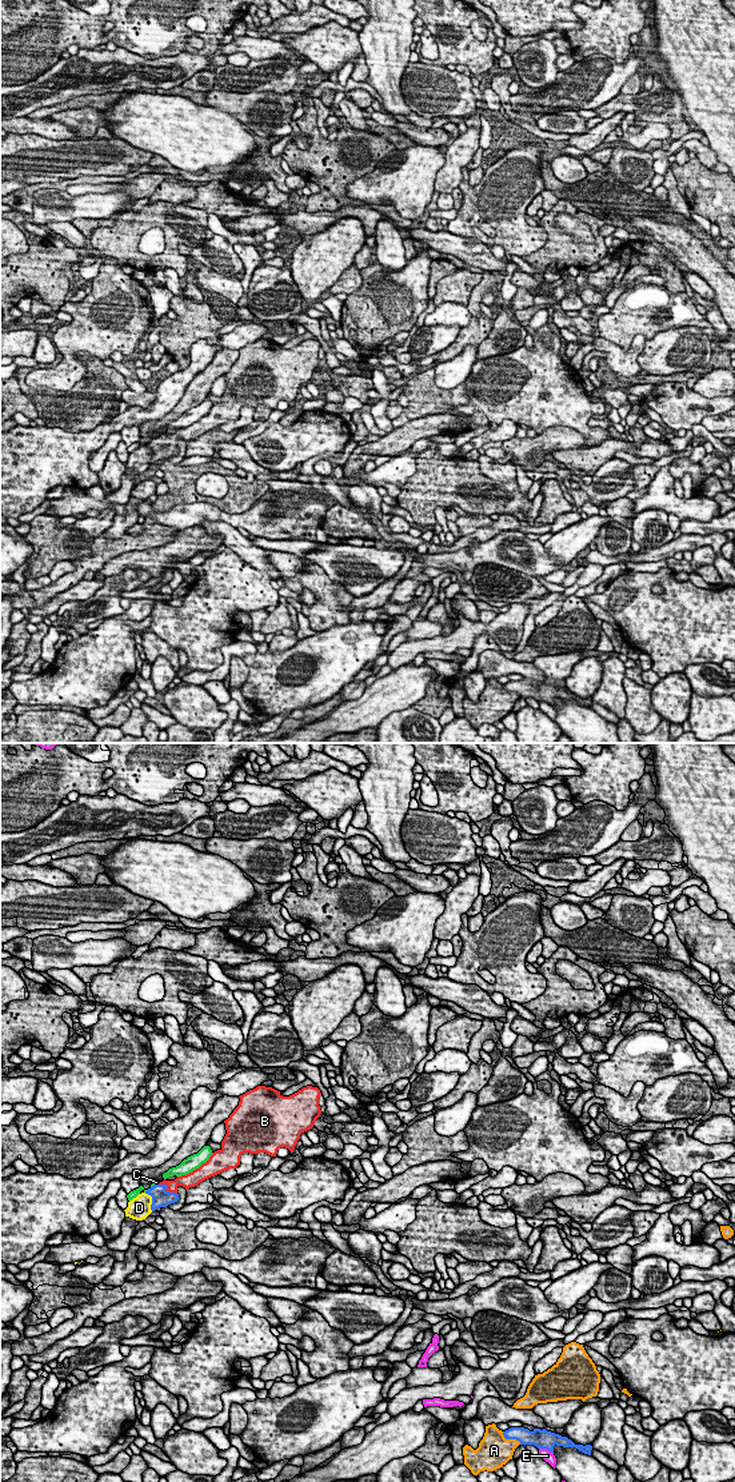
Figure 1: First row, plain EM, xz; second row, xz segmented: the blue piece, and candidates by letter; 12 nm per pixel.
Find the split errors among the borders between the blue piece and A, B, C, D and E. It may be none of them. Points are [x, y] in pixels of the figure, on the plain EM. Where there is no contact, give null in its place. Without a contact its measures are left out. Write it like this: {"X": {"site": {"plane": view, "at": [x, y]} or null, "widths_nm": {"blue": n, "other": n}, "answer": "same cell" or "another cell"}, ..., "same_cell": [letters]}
{"A": {"site": {"plane": "xz", "at": [510, 691]}, "widths_nm": {"blue": 190, "other": 400}, "answer": "another cell"}, "B": {"site": {"plane": "xz", "at": [167, 440]}, "widths_nm": {"blue": 220, "other": 160}, "answer": "same cell"}, "C": {"site": {"plane": "xz", "at": [151, 440]}, "widths_nm": {"blue": 220, "other": 50}, "answer": "another cell"}, "D": {"site": {"plane": "xz", "at": [152, 454]}, "widths_nm": {"blue": 220, "other": 280}, "answer": "another cell"}, "E": {"site": {"plane": "xz", "at": [546, 700]}, "widths_nm": {"blue": 220, "other": 130}, "answer": "another cell"}, "same_cell": ["B"]}

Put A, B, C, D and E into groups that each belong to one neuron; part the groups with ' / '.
A / B / C / D / E

